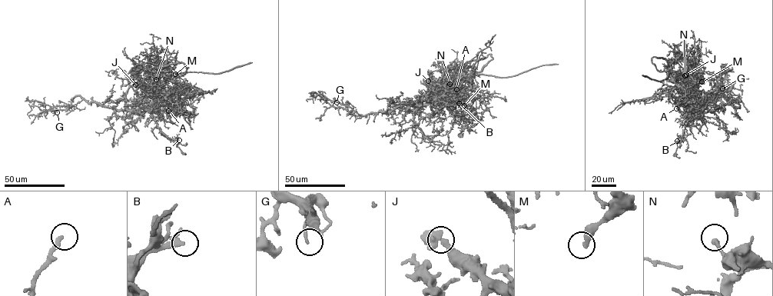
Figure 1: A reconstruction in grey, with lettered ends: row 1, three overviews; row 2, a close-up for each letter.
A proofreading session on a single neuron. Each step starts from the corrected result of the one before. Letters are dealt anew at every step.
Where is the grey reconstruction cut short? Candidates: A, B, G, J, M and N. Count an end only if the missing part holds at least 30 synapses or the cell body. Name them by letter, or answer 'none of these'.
A, B, J

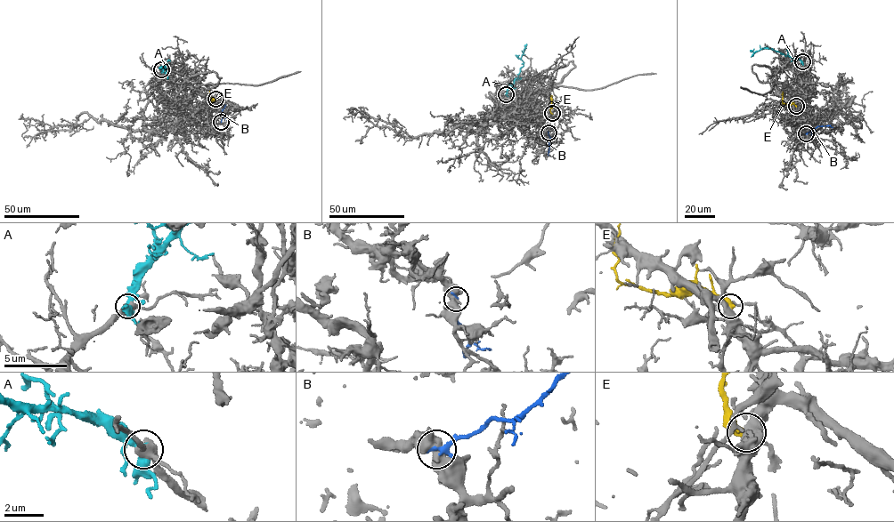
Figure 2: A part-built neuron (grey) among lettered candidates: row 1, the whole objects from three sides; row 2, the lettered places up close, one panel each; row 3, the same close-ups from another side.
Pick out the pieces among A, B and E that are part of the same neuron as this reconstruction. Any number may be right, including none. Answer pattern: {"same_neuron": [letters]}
{"same_neuron": ["A"]}

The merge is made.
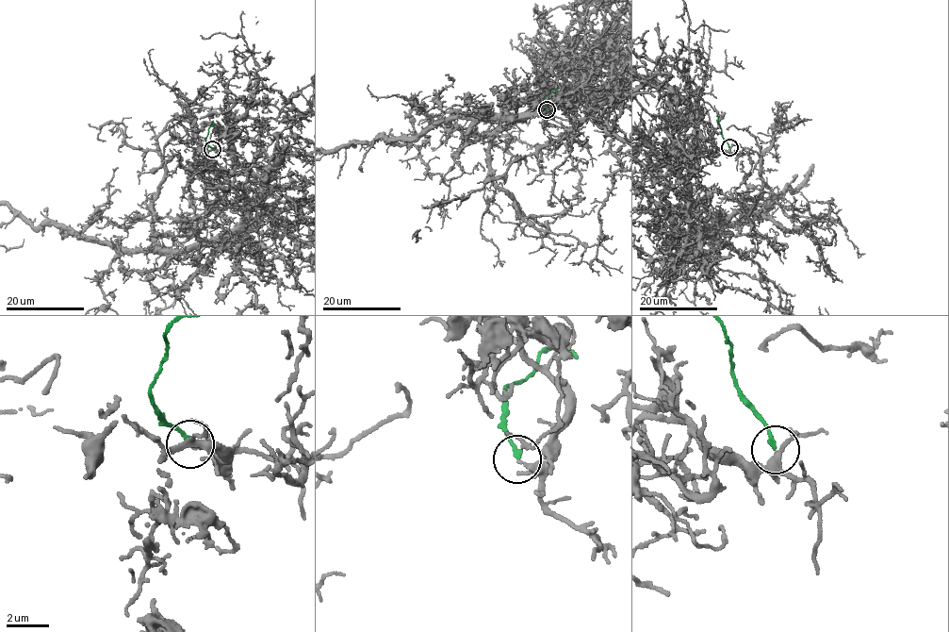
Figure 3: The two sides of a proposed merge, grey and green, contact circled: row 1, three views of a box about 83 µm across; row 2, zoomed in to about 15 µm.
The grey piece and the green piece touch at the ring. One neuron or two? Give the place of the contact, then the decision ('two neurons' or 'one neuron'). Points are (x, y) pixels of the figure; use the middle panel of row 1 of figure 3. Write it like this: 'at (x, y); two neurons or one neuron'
at (547, 109); one neuron

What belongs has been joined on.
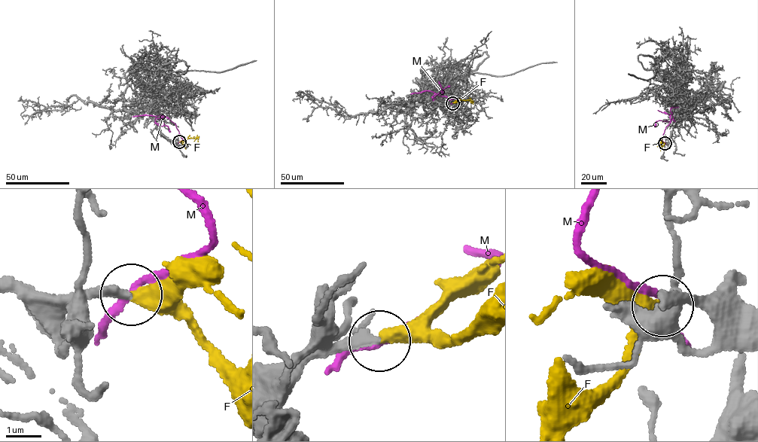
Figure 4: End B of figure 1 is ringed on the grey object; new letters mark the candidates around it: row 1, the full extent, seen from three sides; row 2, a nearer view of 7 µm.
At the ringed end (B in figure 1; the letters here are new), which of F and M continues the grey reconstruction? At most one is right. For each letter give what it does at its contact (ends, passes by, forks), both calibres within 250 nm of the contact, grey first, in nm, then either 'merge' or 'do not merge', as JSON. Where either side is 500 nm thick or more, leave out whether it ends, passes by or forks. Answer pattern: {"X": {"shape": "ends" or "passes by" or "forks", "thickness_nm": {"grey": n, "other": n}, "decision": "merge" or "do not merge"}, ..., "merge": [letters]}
{"F": {"shape": "ends", "thickness_nm": {"grey": 300, "other": 420}, "decision": "merge"}, "M": {"shape": "passes by", "thickness_nm": {"grey": 320, "other": 180}, "decision": "do not merge"}, "merge": ["F"]}

